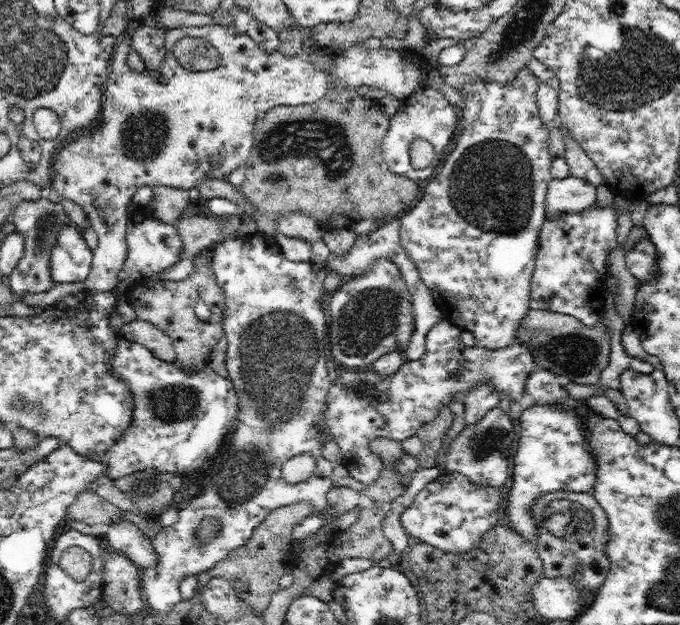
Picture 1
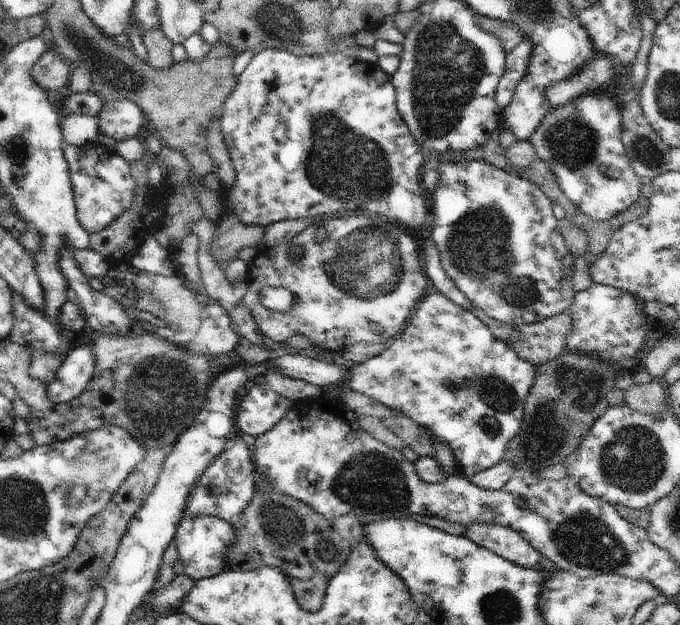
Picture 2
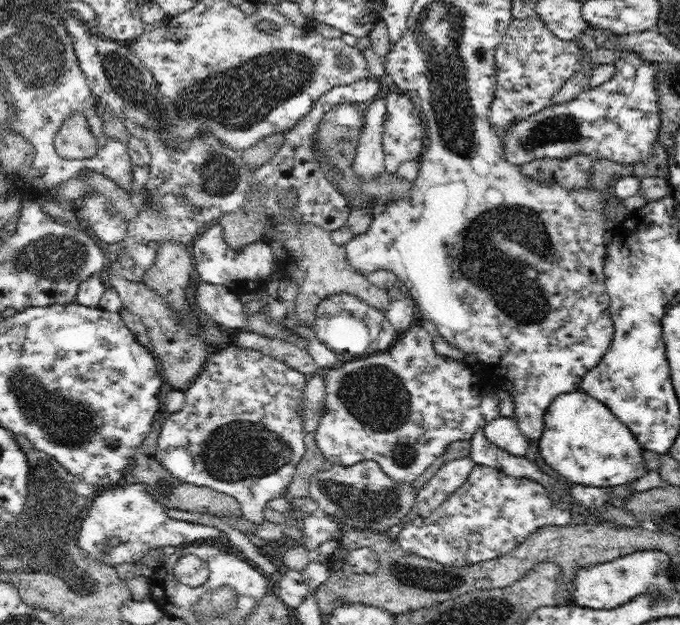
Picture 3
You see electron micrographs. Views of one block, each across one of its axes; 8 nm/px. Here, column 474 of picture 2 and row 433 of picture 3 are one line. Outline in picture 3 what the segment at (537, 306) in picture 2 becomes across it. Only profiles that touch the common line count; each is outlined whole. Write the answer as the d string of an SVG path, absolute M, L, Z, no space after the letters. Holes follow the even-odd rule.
M233 344L231 347L218 351L205 362L205 368L200 372L198 378L183 390L185 393L185 403L182 410L169 414L161 426L155 457L174 478L184 483L212 488L234 497L239 502L241 514L244 515L248 523L260 524L265 522L266 520L262 512L264 512L268 502L272 498L284 496L286 488L290 486L290 482L294 478L296 466L304 458L306 450L304 436L306 432L304 432L304 423L302 423L302 420L304 420L304 417L302 417L302 414L304 414L304 407L302 407L304 395L302 394L304 394L306 382L308 382L306 378L307 376L302 375L298 370L294 370L294 368L287 366L286 363L276 360L272 356L262 354L258 350L248 350L238 344Z

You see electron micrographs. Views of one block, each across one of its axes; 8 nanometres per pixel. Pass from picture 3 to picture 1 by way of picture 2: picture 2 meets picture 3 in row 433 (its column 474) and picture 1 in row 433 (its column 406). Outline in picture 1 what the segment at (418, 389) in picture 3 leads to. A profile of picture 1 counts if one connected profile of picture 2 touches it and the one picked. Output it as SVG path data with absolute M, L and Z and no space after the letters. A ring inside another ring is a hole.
M442 319L432 326L425 341L424 356L413 361L406 359L400 370L392 376L381 376L370 368L367 372L344 372L331 384L325 402L325 411L321 418L325 440L336 442L343 456L343 465L352 478L360 480L362 484L368 484L368 486L374 484L382 472L382 461L370 448L372 439L384 437L402 442L402 440L416 435L422 424L432 422L438 416L442 406L449 406L454 394L458 394L464 399L468 390L489 382L500 395L508 394L516 402L520 402L526 396L524 386L526 386L528 376L532 373L534 357L525 342L515 339L504 348L496 350L468 346L462 342L460 328L453 325L448 319Z

